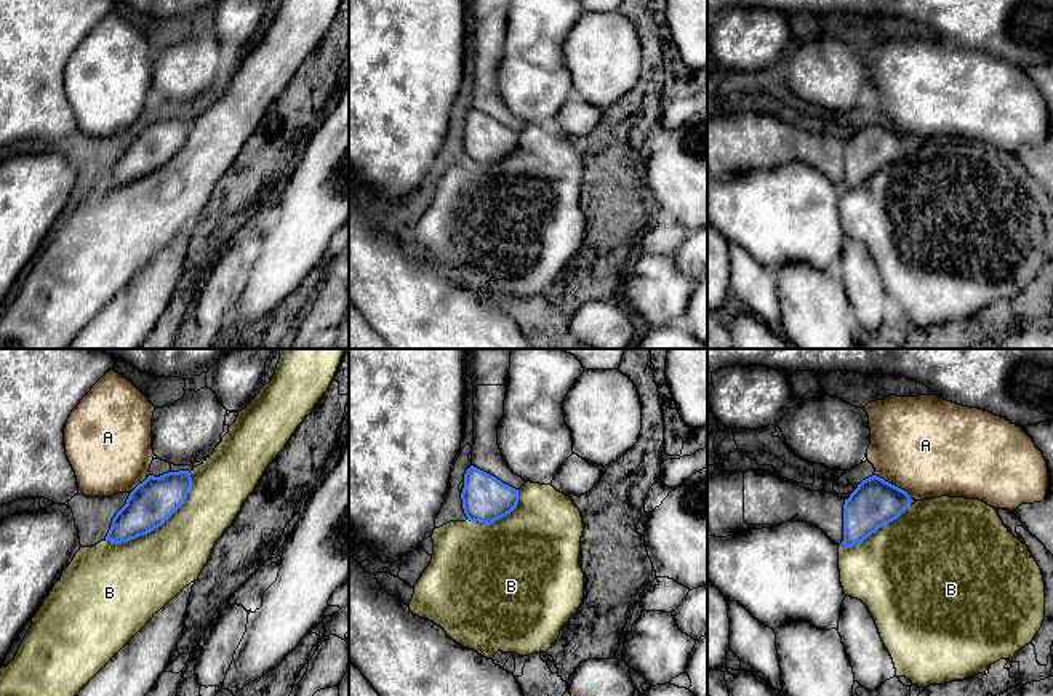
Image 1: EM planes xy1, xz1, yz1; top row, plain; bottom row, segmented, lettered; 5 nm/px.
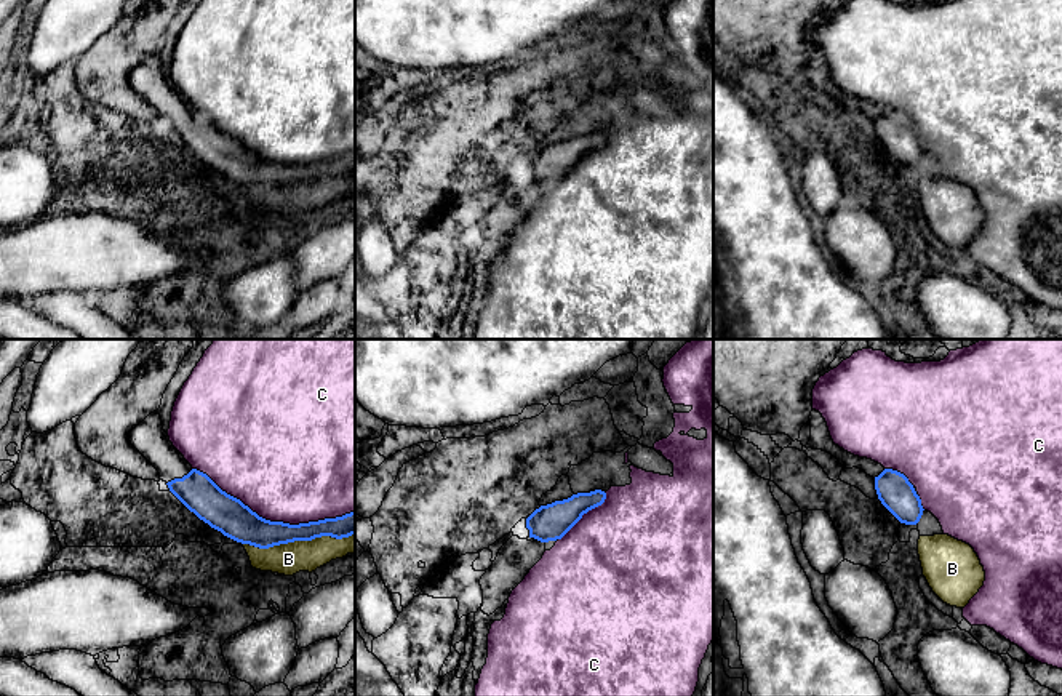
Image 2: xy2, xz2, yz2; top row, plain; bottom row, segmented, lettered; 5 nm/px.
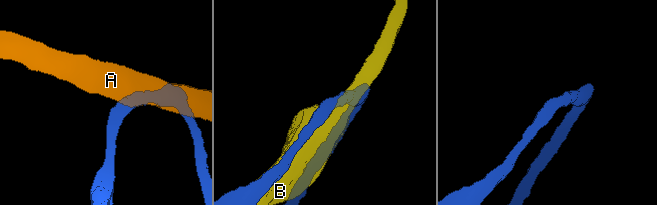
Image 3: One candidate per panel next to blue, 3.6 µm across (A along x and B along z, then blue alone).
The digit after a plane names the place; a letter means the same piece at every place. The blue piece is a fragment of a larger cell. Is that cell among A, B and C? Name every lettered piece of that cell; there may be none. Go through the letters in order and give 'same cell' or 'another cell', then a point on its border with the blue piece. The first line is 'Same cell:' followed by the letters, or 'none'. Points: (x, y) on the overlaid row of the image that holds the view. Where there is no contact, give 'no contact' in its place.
Same cell: none
A: another cell; contact yz1 (893, 485)
B: another cell; contact xy2 (298, 540)
C: another cell; contact xy2 (272, 522)

